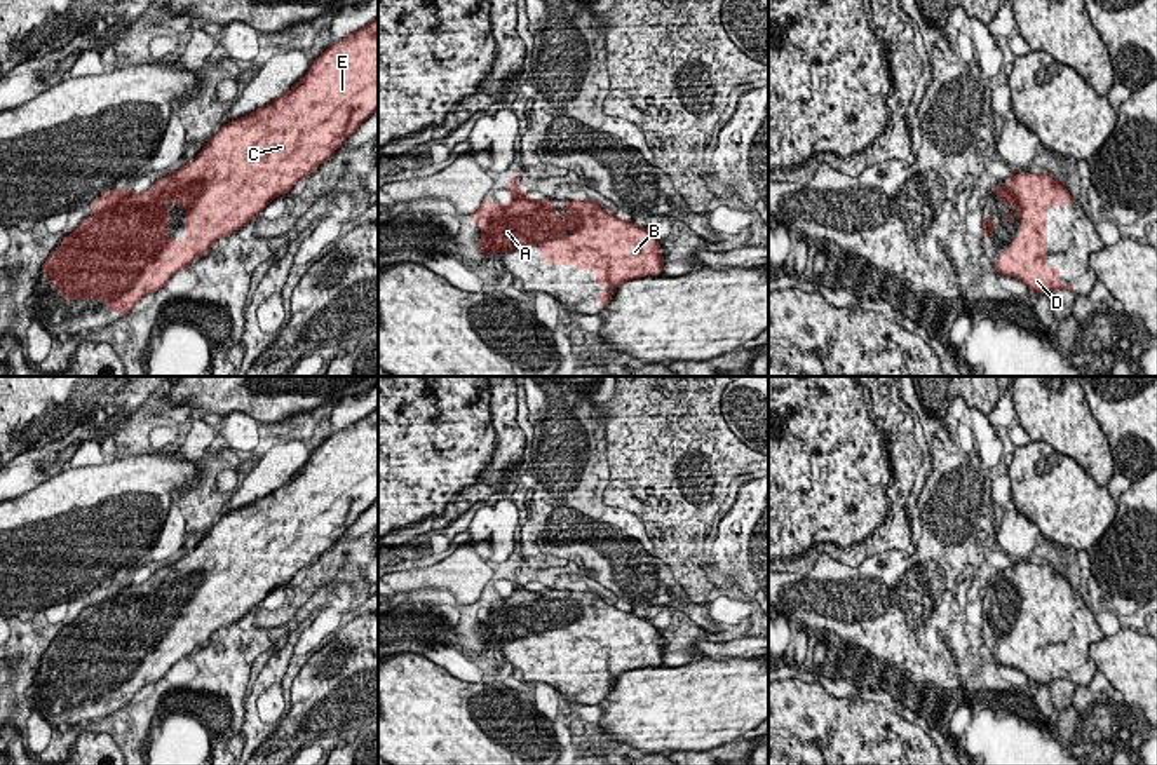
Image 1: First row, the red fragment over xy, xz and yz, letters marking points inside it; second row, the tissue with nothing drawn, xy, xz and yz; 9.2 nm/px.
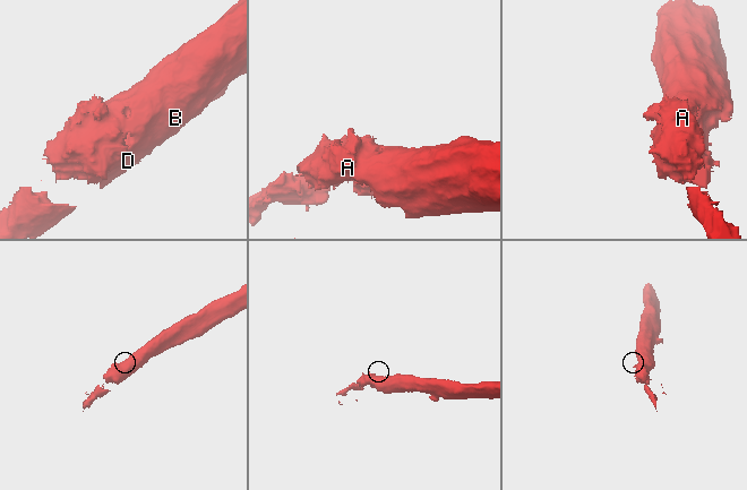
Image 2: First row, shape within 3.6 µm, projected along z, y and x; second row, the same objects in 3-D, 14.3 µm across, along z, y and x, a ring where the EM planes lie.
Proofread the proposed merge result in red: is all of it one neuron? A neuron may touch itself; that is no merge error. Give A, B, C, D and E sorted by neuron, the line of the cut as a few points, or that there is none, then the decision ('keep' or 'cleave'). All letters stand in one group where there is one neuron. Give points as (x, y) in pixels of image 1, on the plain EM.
A B C D E; no cut; keep

